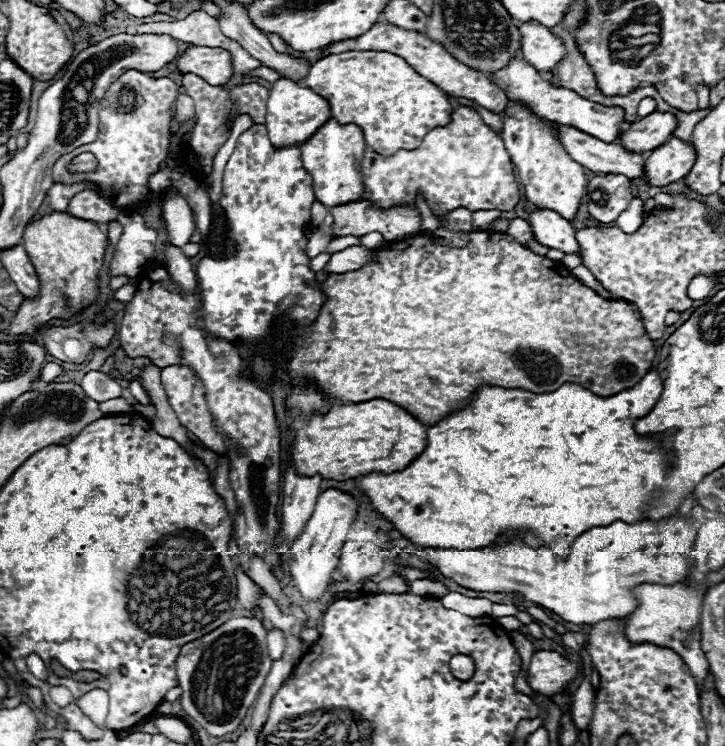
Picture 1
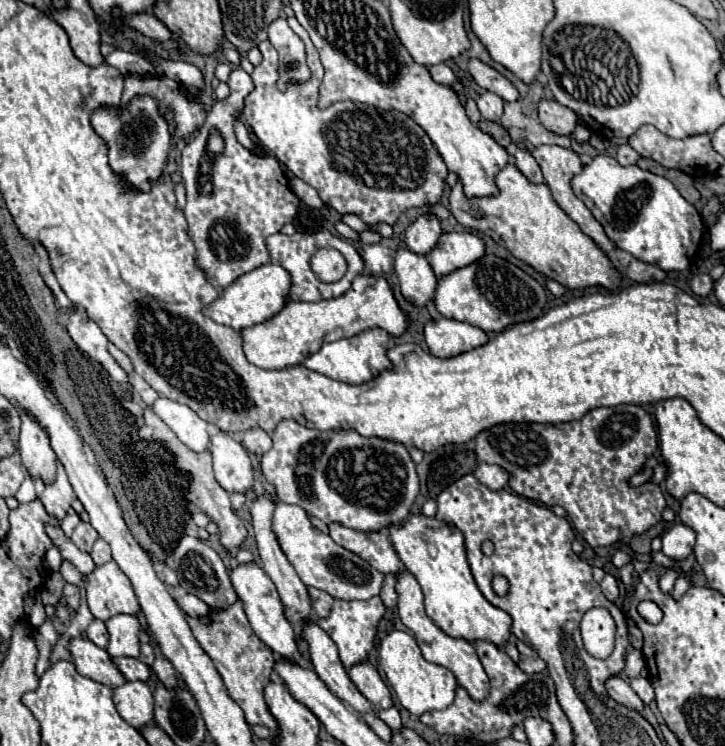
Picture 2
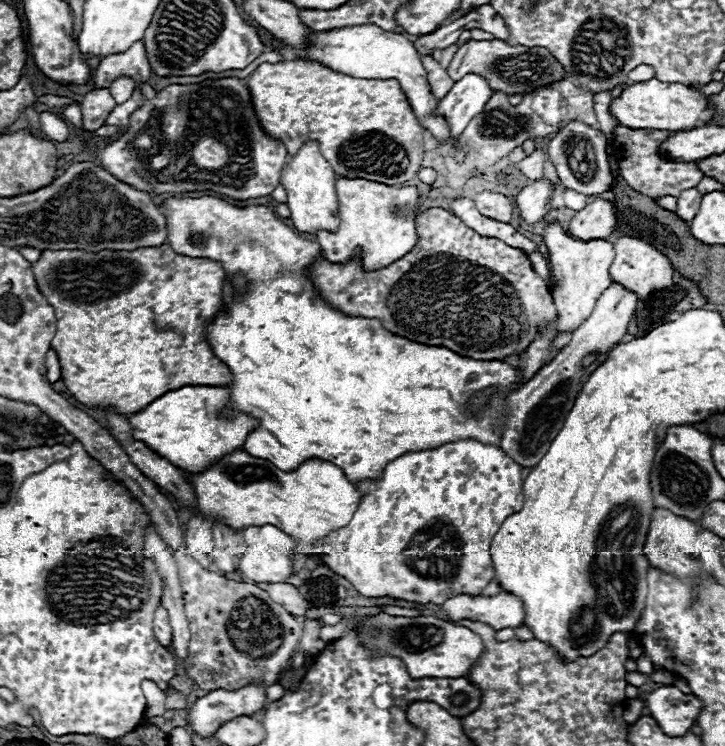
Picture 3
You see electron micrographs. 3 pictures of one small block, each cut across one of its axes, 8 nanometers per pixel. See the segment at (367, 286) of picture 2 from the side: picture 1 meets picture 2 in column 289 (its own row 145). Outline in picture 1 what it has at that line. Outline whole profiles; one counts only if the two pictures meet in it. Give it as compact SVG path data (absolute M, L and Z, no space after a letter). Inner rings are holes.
M328 120L310 140L300 146L302 164L312 176L314 196L324 206L340 206L348 202L356 202L364 194L364 180L360 176L358 164L362 162L366 152L364 134L356 124L338 124L336 120Z

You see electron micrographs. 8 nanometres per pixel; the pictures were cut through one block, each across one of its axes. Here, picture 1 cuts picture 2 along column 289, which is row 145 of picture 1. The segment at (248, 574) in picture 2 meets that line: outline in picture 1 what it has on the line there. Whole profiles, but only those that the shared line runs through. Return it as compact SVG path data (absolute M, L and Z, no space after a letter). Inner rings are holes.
M654 112L638 122L630 122L628 128L620 132L618 142L624 146L624 150L642 154L664 144L672 136L674 128L676 128L676 118L672 114Z

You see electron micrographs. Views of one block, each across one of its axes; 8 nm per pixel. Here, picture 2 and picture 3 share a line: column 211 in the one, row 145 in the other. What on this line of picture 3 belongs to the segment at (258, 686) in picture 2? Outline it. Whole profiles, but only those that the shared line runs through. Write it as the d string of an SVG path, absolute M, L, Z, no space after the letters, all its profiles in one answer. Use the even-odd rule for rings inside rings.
M626 126L614 128L614 154L618 160L618 174L626 180L630 188L644 196L678 196L684 188L694 188L704 174L698 170L696 162L676 162L658 152L658 144L668 138L668 130L634 130Z

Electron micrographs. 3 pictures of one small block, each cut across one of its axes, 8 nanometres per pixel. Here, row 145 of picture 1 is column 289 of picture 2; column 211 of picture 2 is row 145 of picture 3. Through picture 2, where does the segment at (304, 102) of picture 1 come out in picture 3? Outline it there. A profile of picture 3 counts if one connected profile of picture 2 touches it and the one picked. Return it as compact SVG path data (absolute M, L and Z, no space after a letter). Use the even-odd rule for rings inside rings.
M306 142L300 152L290 158L284 166L282 180L288 194L288 208L290 208L290 222L298 232L316 234L320 228L328 232L336 232L340 218L338 218L338 196L336 196L336 176L332 166L320 154L318 142Z

